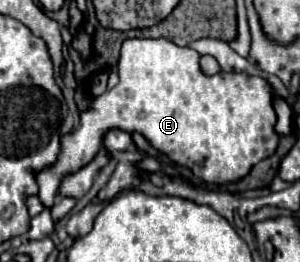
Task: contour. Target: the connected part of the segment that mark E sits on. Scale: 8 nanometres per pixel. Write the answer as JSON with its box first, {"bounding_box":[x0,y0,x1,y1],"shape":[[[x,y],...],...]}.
{"bounding_box":[39,39,279,209],"shape":[[[127,39],[121,47],[121,57],[117,61],[117,71],[119,71],[119,83],[113,89],[107,89],[101,97],[95,97],[81,113],[81,127],[75,133],[63,135],[61,139],[61,157],[51,169],[45,169],[39,173],[39,199],[41,203],[51,209],[53,207],[53,197],[59,189],[61,177],[77,171],[85,163],[89,163],[99,147],[103,133],[107,129],[123,129],[123,131],[137,131],[141,133],[155,149],[165,153],[173,163],[181,167],[189,167],[199,179],[207,183],[229,183],[245,177],[249,169],[259,163],[261,159],[267,159],[275,153],[279,137],[275,133],[275,109],[273,109],[273,97],[275,89],[271,83],[263,77],[253,77],[247,73],[217,73],[213,77],[205,77],[199,71],[199,53],[191,47],[179,47],[173,45],[175,51],[171,53],[171,45],[157,47],[155,39]]]}

